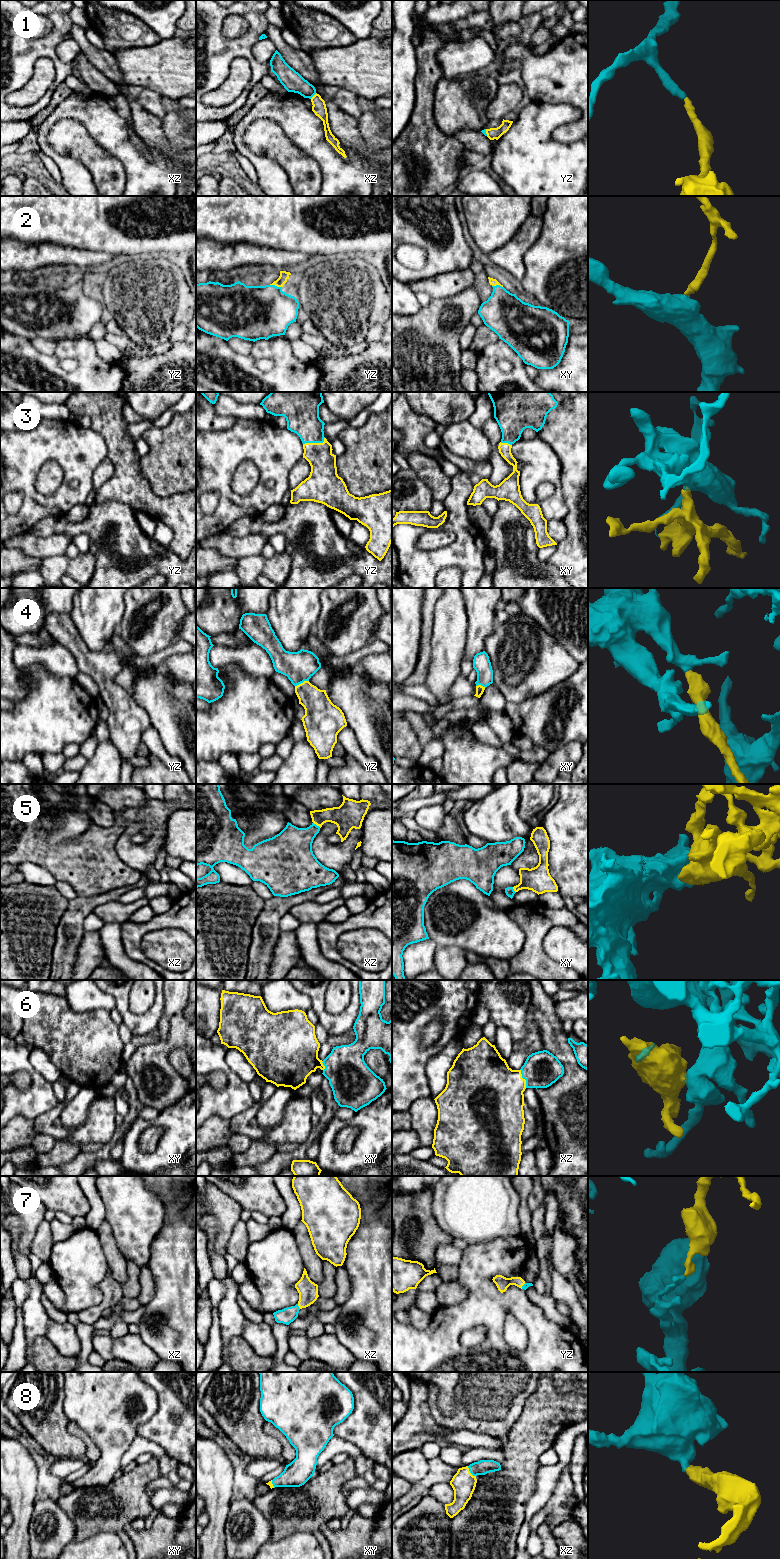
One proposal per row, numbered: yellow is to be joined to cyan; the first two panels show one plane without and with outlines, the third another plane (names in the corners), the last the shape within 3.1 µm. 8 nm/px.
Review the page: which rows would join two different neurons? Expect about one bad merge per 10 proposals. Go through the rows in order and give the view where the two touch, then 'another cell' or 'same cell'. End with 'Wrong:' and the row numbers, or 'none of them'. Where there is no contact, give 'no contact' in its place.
1: contact in xz; same cell
2: contact in yz; same cell
3: contact in yz; same cell
4: contact in yz; same cell
5: contact in xz; same cell
6: contact in xz; same cell
7: contact in xz; same cell
8: contact in xz; same cell
Wrong: none of them

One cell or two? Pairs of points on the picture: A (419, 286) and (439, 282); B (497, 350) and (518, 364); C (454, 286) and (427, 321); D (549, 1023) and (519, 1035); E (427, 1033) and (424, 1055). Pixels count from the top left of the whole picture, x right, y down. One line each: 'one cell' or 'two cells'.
A: one cell
B: one cell
C: two cells
D: two cells
E: two cells

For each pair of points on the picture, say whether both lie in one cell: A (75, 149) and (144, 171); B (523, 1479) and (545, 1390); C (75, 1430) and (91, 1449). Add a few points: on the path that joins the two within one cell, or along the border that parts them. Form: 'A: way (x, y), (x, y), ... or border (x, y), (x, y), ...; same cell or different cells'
A: border (103, 149), (115, 157), (123, 166), (125, 185); different cells
B: way (523, 1457), (523, 1445), (535, 1431), (545, 1412); same cell
C: way (80, 1433), (89, 1444); same cell

